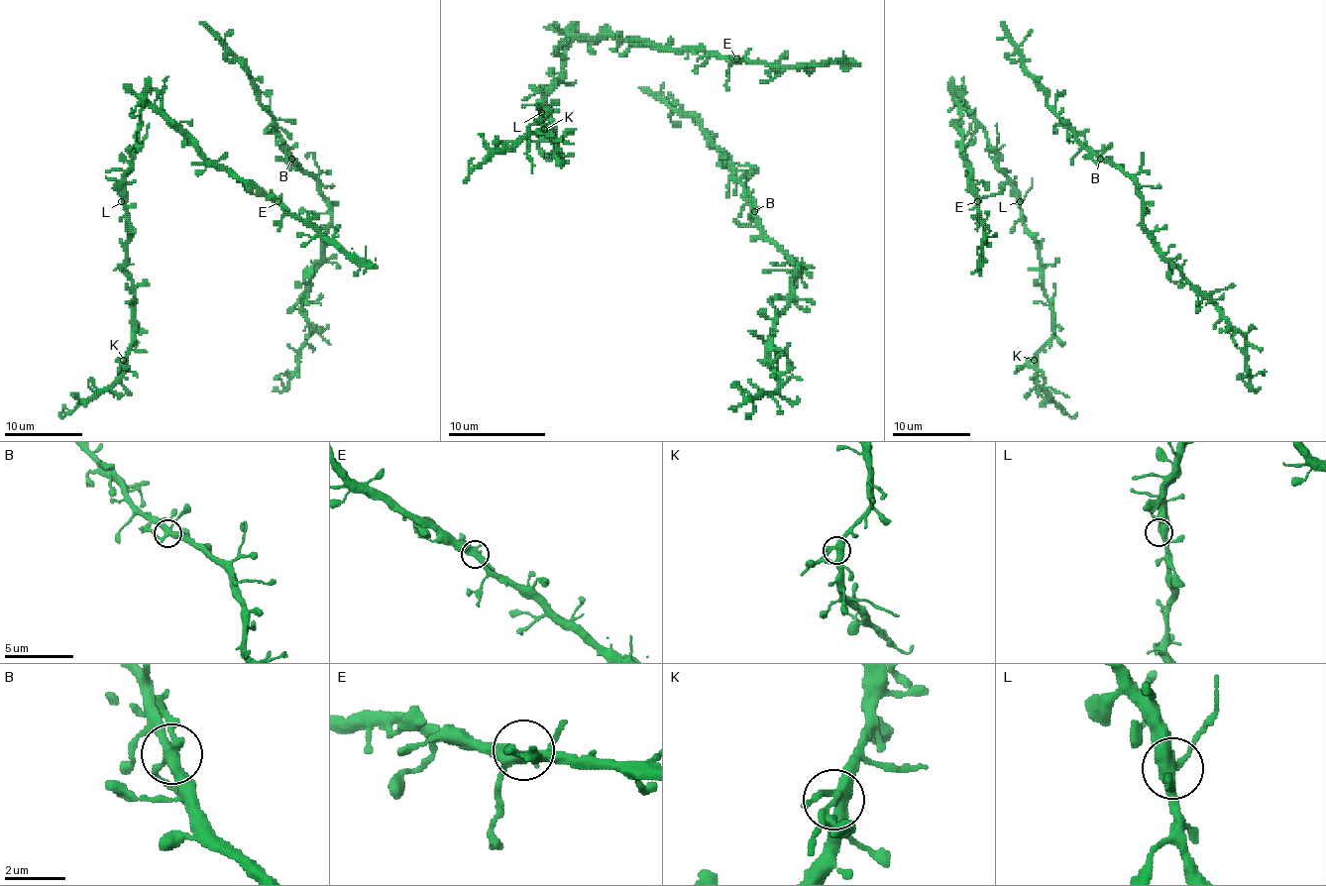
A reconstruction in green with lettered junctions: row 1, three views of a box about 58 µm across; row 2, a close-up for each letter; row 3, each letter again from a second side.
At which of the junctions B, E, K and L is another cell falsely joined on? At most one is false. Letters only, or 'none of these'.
none of these

